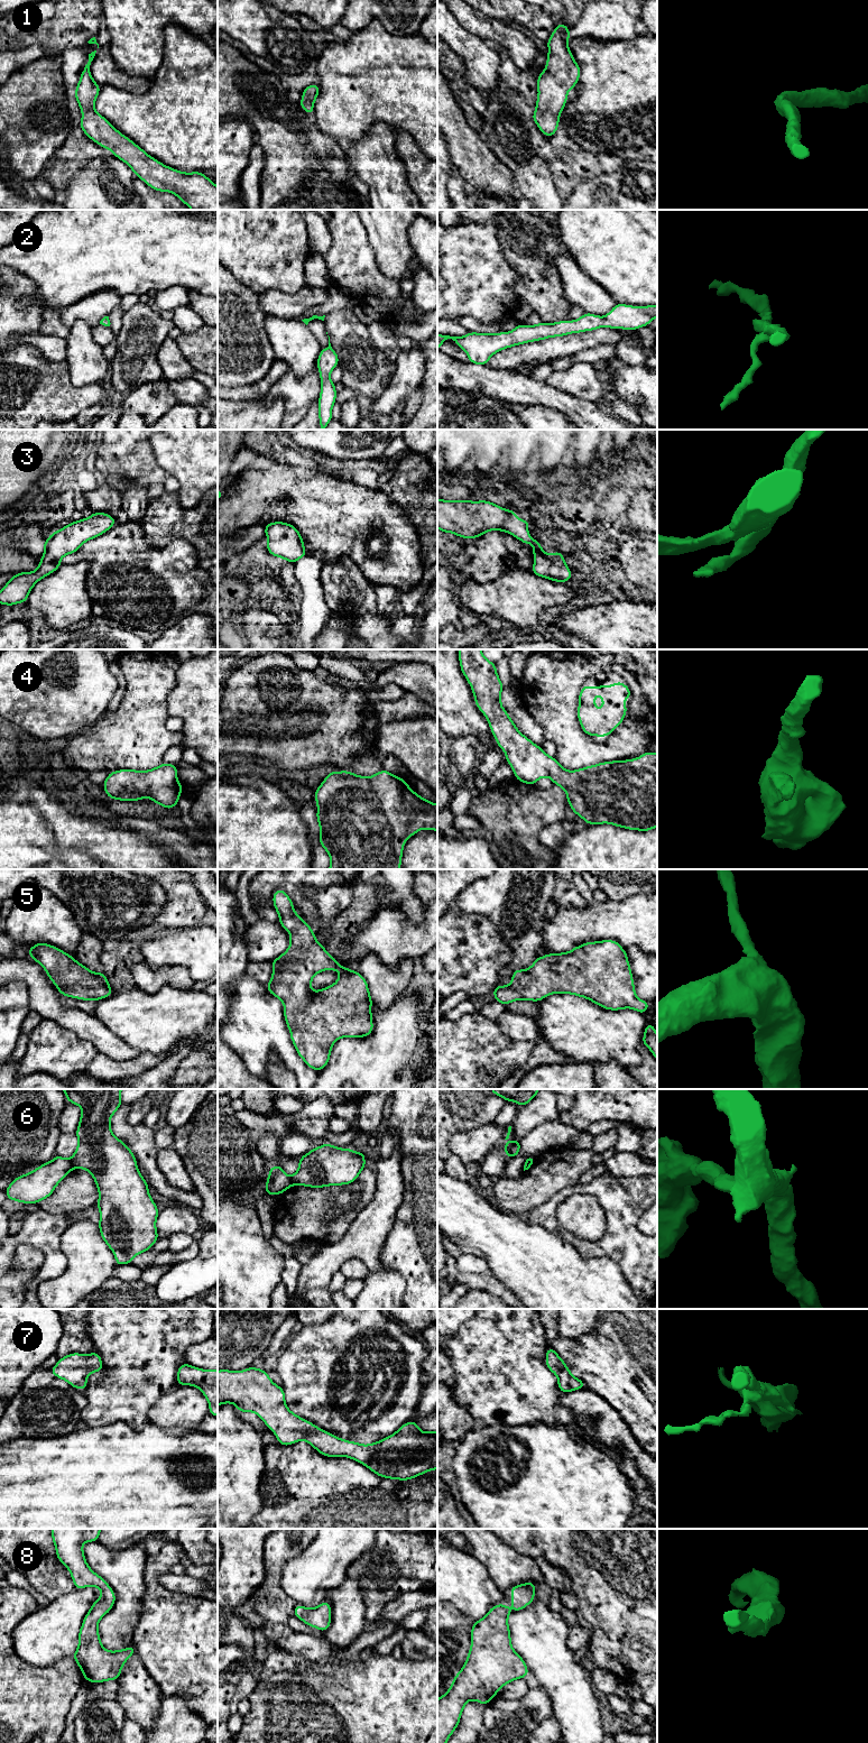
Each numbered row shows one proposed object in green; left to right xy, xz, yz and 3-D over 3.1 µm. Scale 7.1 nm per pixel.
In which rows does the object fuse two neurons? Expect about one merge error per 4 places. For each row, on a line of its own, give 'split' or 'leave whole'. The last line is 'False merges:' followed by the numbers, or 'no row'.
1: leave whole
2: leave whole
3: split
4: leave whole
5: leave whole
6: split
7: leave whole
8: leave whole
False merges: 3, 6

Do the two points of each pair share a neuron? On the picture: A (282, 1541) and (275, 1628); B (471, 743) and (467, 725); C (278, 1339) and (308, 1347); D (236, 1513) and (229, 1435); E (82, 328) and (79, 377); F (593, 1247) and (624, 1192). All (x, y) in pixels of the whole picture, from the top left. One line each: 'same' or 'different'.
A: same
B: different
C: different
D: same
E: same
F: same

